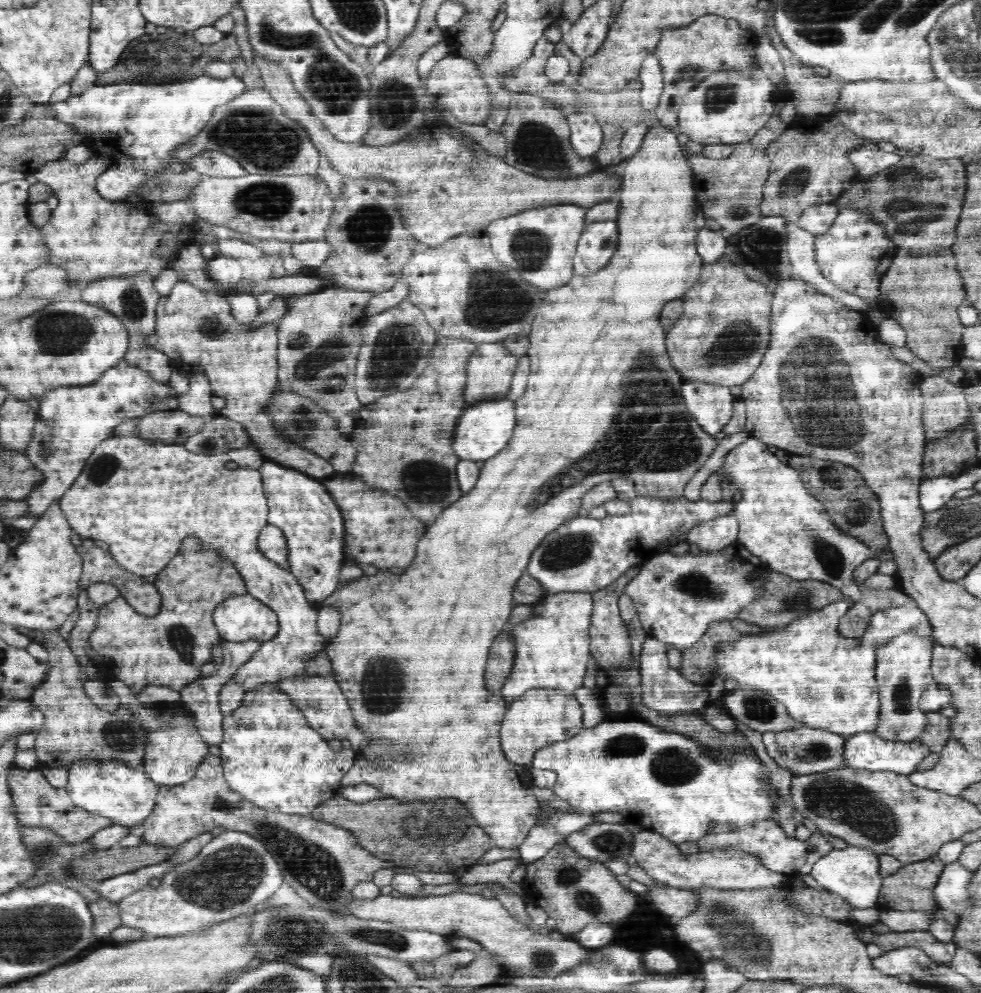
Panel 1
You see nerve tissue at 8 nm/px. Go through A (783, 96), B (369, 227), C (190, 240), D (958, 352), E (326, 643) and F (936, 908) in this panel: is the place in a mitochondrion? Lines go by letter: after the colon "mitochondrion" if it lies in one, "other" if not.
A: other
B: mitochondrion
C: other
D: other
E: other
F: other

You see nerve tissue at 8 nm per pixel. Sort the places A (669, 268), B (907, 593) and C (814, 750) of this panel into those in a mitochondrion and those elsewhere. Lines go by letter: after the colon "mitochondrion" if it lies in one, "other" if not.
A: other
B: other
C: mitochondrion

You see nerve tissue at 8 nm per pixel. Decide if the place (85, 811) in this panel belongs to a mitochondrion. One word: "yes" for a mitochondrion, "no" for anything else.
no

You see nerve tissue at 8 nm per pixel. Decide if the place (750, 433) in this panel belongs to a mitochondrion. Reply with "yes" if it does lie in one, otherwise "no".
no

